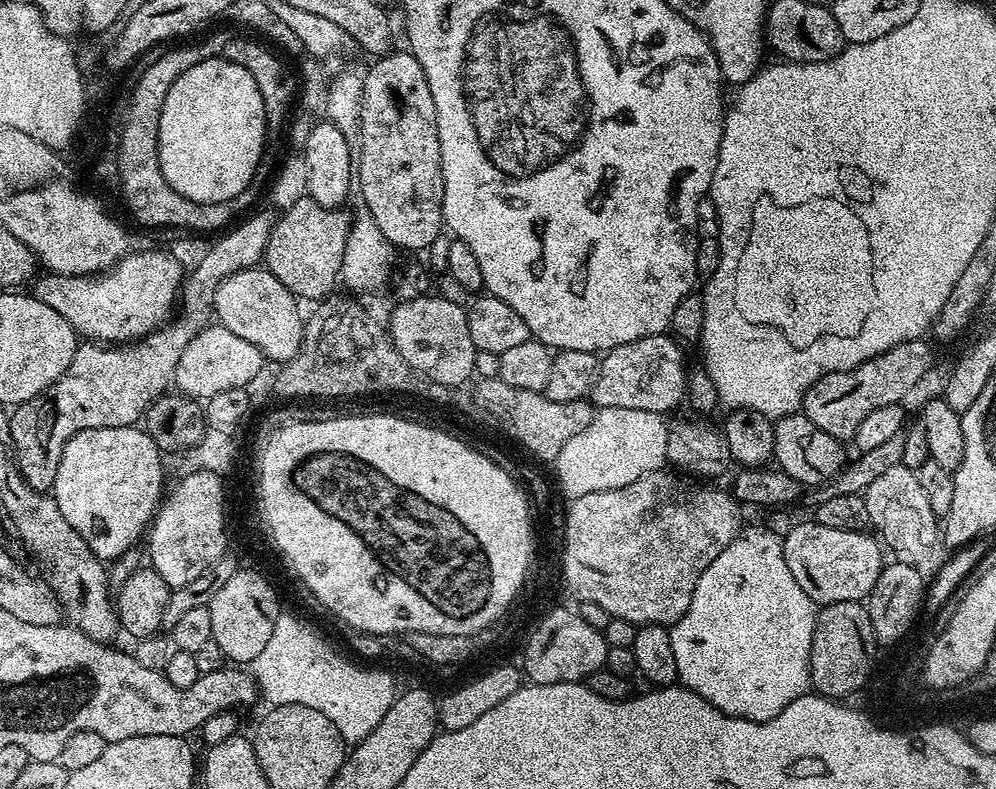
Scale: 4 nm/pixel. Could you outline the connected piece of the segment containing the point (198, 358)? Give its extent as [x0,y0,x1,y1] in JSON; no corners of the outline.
[175,322,266,402]

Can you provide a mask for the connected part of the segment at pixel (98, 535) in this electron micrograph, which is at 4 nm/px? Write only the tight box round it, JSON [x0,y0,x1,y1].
[50,426,164,562]

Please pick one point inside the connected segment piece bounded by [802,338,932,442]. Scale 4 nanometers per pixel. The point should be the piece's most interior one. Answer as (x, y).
(838, 403)

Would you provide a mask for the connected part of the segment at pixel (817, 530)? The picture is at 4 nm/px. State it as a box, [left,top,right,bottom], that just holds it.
[782,522,886,605]

